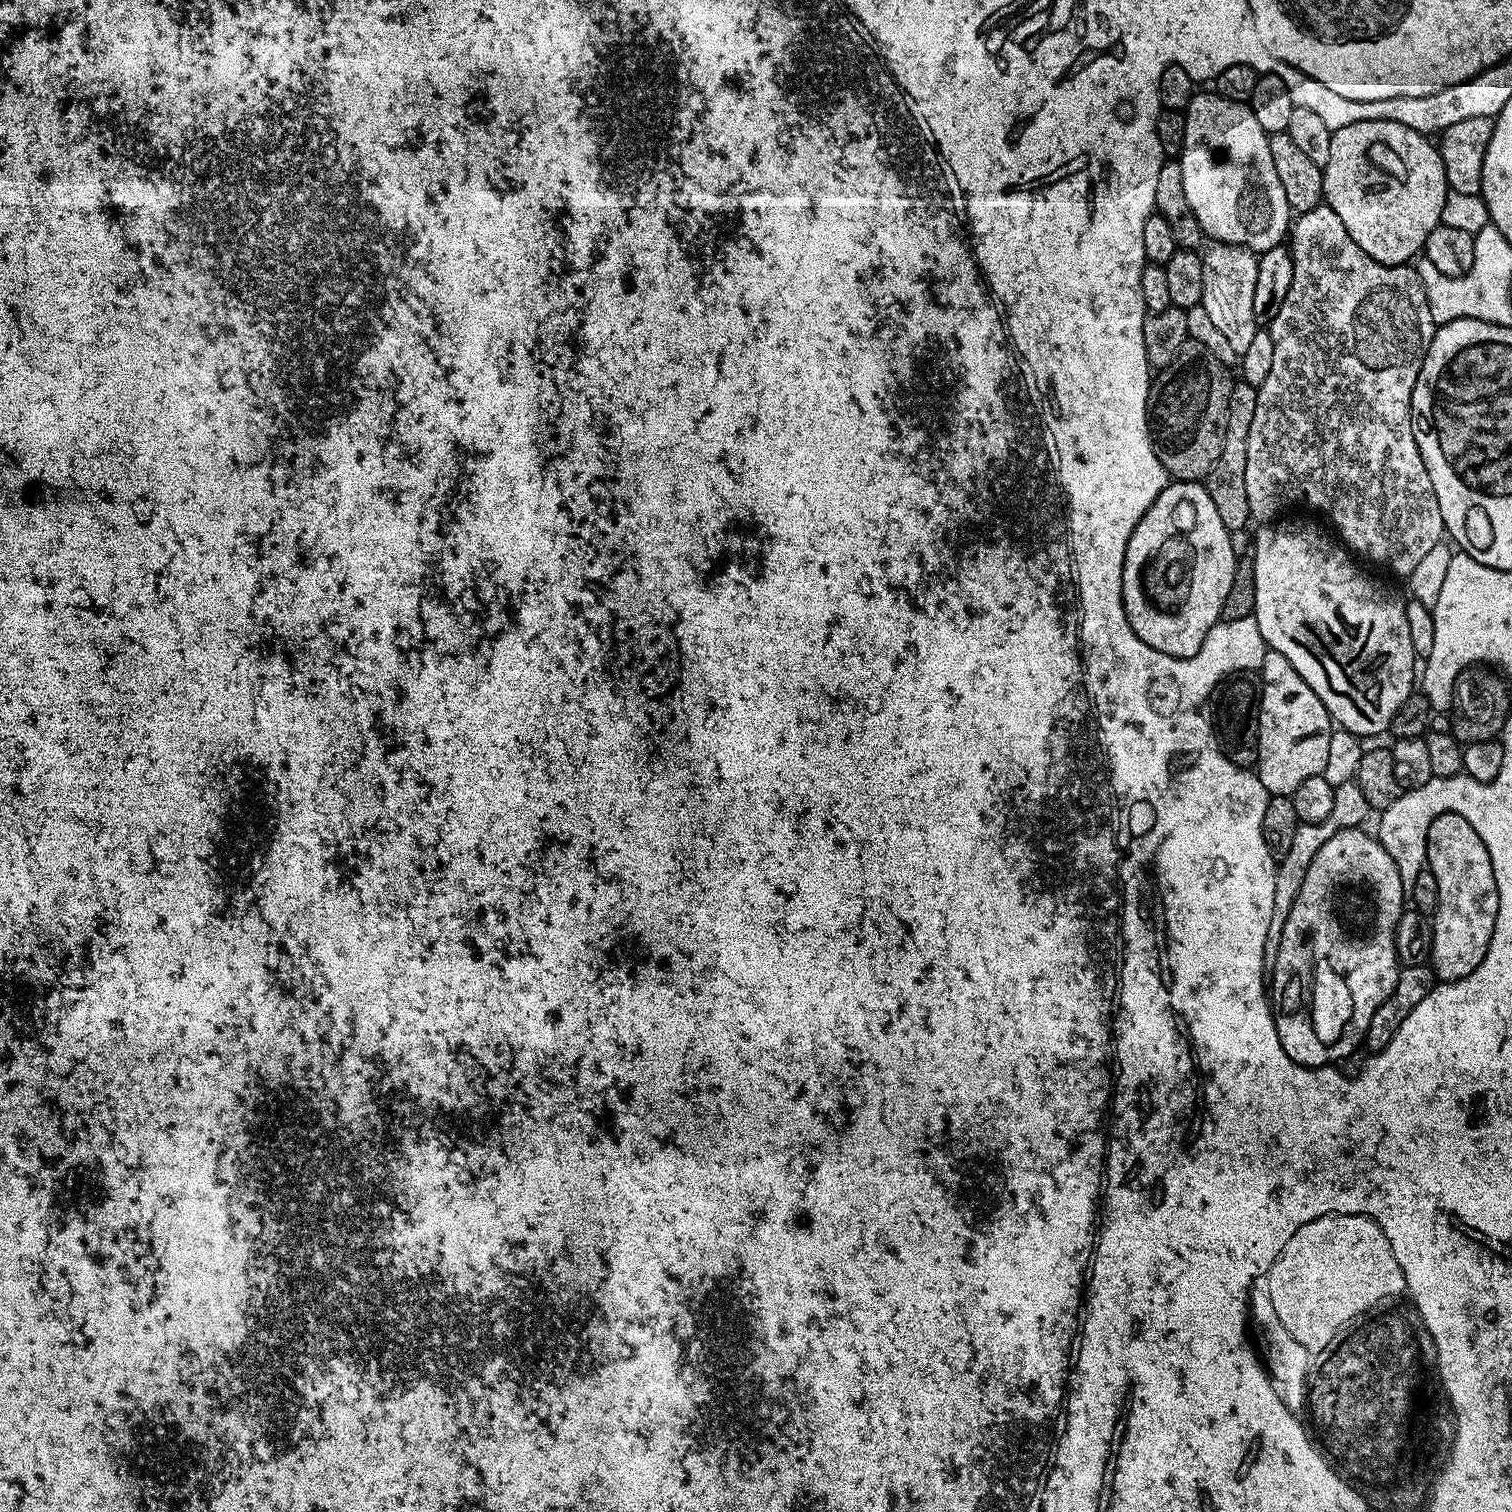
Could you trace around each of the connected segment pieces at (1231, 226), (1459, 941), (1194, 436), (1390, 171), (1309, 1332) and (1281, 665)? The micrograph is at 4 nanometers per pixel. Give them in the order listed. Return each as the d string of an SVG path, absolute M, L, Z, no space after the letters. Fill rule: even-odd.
M1197 91L1184 112L1186 138L1178 157L1182 166L1182 186L1186 189L1186 202L1198 218L1205 237L1221 244L1237 244L1257 254L1284 244L1294 220L1294 213L1286 202L1278 170L1274 170L1274 157L1270 154L1269 133L1258 126L1247 103L1239 104L1217 96L1215 91Z
M1450 812L1446 818L1435 820L1430 826L1426 864L1437 878L1437 910L1431 917L1430 967L1441 981L1461 980L1482 962L1482 958L1486 958L1486 950L1494 934L1494 922L1498 918L1498 886L1494 882L1490 854L1486 850L1486 842L1478 838L1478 830L1474 830L1462 814Z
M1189 338L1182 346L1182 350L1178 350L1178 358L1174 358L1174 362L1170 362L1170 366L1159 369L1155 373L1154 379L1148 385L1148 432L1152 435L1152 449L1158 458L1158 462L1162 462L1162 466L1167 470L1169 477L1173 481L1178 480L1194 480L1203 481L1210 474L1210 470L1214 466L1214 462L1218 462L1218 454L1222 454L1222 438L1226 438L1226 418L1230 410L1230 390L1234 383L1234 377L1231 376L1229 365L1218 362L1218 358L1214 358L1214 354L1210 354L1210 350L1206 350L1206 346L1202 346L1202 342Z
M1385 120L1354 122L1354 126L1342 126L1342 130L1334 132L1330 138L1330 162L1326 162L1323 169L1323 203L1328 204L1334 210L1334 214L1338 214L1338 218L1342 218L1342 226L1346 226L1350 238L1354 238L1354 242L1358 242L1358 246L1362 246L1362 250L1366 250L1366 254L1370 254L1370 258L1383 264L1408 264L1412 262L1412 259L1415 261L1424 251L1426 238L1430 238L1433 230L1441 225L1442 206L1446 206L1446 198L1450 189L1446 182L1446 166L1442 166L1439 147L1433 141L1431 144L1428 140L1431 139L1425 133L1410 130L1410 126L1402 126L1402 122L1386 122Z
M1333 1212L1325 1220L1319 1220L1316 1224L1308 1224L1308 1228L1304 1228L1304 1232L1300 1232L1300 1236L1296 1236L1296 1240L1292 1240L1292 1244L1288 1244L1288 1252L1280 1254L1280 1264L1276 1264L1276 1268L1271 1268L1270 1276L1272 1277L1272 1300L1276 1300L1276 1310L1279 1312L1280 1318L1284 1324L1288 1324L1292 1337L1303 1344L1308 1344L1308 1348L1315 1348L1319 1344L1327 1342L1328 1339L1334 1338L1334 1334L1338 1334L1338 1330L1347 1328L1351 1320L1356 1320L1365 1312L1373 1311L1377 1306L1388 1302L1384 1300L1390 1299L1391 1296L1401 1295L1403 1297L1406 1292L1404 1271L1402 1266L1398 1266L1398 1258L1394 1258L1394 1250L1390 1250L1390 1242L1386 1238L1386 1234L1382 1234L1380 1227L1369 1216L1355 1216L1341 1212Z
M1268 650L1265 651L1264 661L1258 670L1262 684L1262 698L1260 699L1260 729L1258 730L1258 775L1262 786L1269 797L1291 796L1306 778L1314 778L1323 773L1330 753L1330 740L1334 731L1334 721L1328 713L1328 705L1320 700L1318 694L1282 658L1282 654Z

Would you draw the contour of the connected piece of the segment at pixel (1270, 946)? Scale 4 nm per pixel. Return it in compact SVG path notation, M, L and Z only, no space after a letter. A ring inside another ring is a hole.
M1349 782L1336 786L1334 794L1334 807L1330 809L1330 815L1322 822L1313 824L1300 824L1298 830L1294 830L1294 842L1286 855L1279 857L1274 878L1274 914L1270 918L1270 930L1266 934L1266 950L1264 951L1265 965L1271 966L1278 958L1278 946L1282 942L1282 930L1286 926L1286 918L1298 898L1298 890L1302 890L1302 878L1306 878L1306 870L1310 870L1310 862L1314 862L1314 854L1322 850L1338 830L1361 827L1364 819L1370 815L1370 809L1366 802L1366 794L1355 782Z

